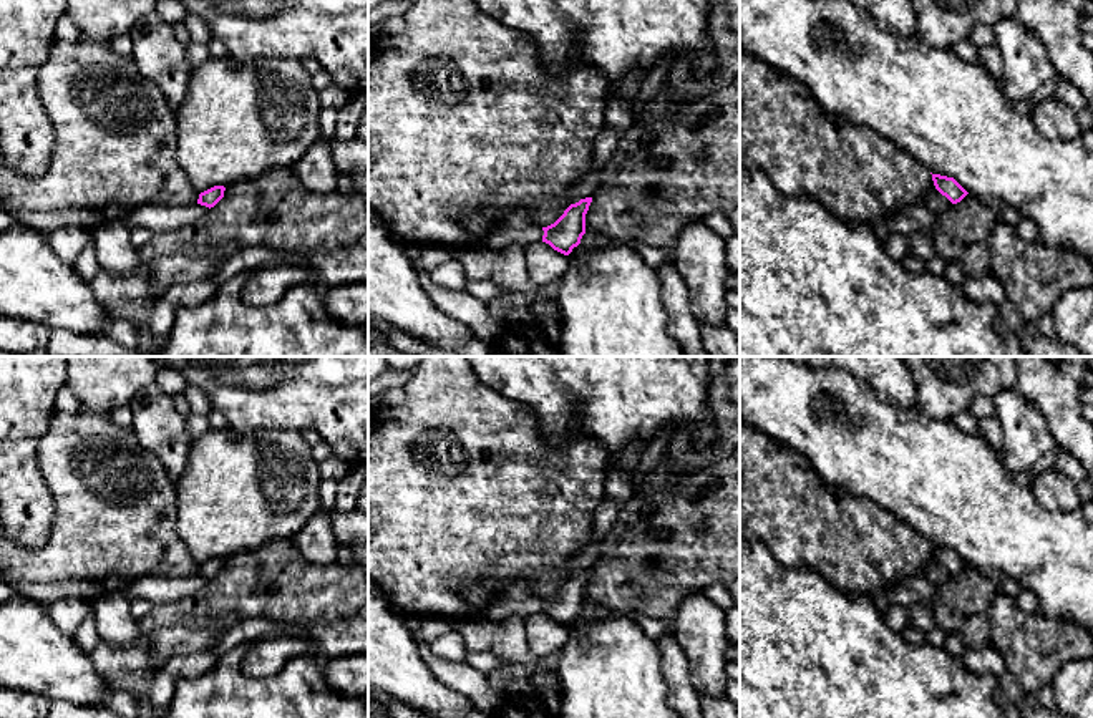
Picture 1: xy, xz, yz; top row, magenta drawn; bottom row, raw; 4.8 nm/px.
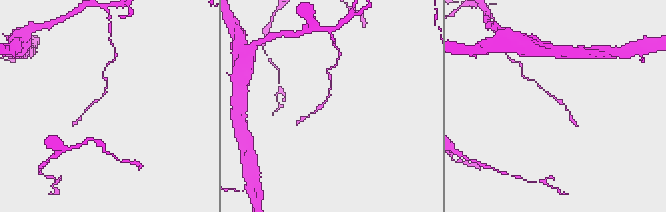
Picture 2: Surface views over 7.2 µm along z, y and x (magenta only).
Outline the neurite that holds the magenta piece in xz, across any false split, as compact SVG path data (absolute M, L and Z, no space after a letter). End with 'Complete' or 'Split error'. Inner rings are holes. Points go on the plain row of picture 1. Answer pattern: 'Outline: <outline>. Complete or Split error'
Outline: M585 569L571 575L554 595L542 599L542 614L564 627L569 627L585 605L585 585L590 574L592 569Z. Complete

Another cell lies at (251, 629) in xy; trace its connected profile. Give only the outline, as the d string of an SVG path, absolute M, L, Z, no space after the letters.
M264 617L247 619L239 625L226 630L224 635L219 638L219 642L209 652L221 657L227 650L232 650L234 647L244 642L254 642L260 637L269 635L295 637L297 633L299 633L297 627L284 620L272 620Z

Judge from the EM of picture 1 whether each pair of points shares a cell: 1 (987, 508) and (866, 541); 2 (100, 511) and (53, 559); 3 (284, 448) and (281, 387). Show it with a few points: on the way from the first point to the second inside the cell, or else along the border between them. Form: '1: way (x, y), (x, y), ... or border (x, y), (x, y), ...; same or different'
1: border (904, 523), (929, 544); different
2: way (90, 523), (65, 548); same
3: border (301, 430), (256, 430), (244, 433); different

